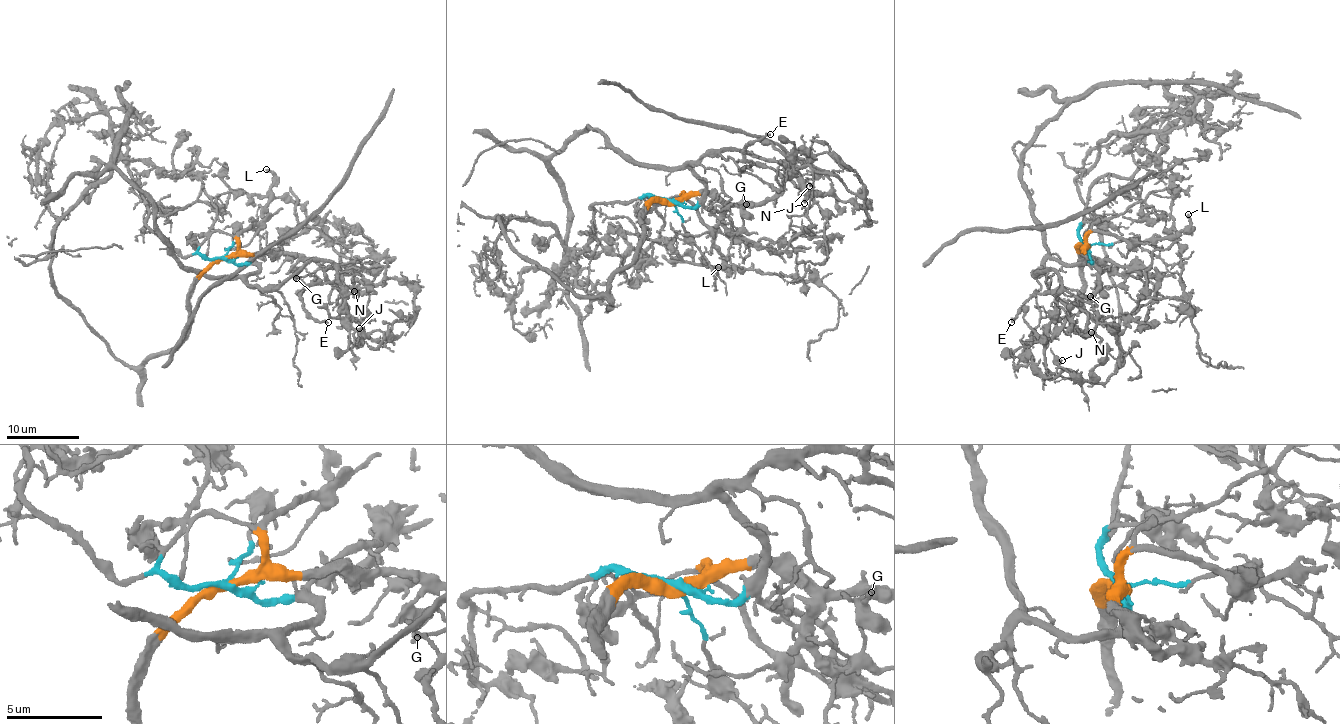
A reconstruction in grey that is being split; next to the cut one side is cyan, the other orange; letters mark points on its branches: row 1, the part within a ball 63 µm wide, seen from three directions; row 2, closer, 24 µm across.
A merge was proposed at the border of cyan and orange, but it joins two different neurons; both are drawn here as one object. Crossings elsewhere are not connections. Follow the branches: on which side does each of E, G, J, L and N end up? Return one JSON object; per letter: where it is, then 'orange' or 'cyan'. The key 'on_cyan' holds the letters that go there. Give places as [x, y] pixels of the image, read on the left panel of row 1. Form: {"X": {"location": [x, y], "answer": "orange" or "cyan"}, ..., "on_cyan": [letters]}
{"E": {"location": [328, 322], "answer": "orange"}, "G": {"location": [296, 278], "answer": "orange"}, "J": {"location": [359, 328], "answer": "cyan"}, "L": {"location": [266, 169], "answer": "orange"}, "N": {"location": [354, 291], "answer": "orange"}, "on_cyan": ["J"]}

